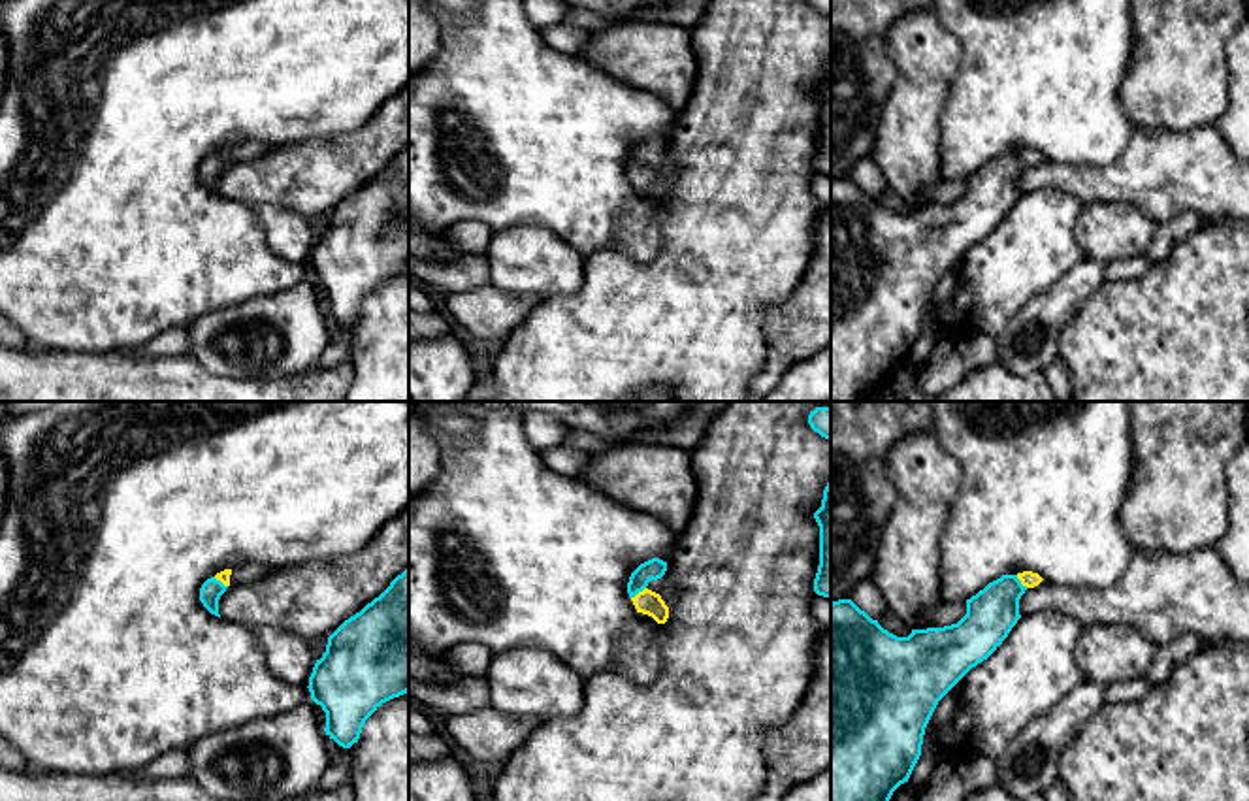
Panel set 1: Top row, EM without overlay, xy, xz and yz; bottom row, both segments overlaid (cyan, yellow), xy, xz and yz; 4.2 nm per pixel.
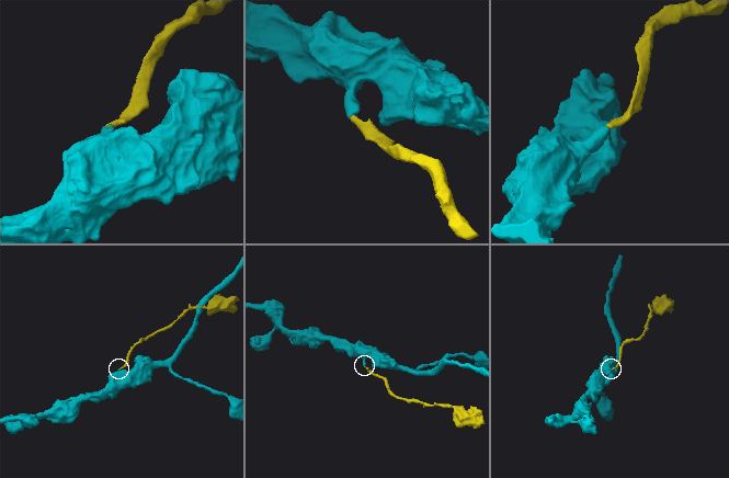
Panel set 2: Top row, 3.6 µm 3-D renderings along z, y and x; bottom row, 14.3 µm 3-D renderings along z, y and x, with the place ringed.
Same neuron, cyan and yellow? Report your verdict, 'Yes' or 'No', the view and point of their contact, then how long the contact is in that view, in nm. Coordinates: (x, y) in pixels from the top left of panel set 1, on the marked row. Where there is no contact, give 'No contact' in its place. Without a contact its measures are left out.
Yes. Touches cyan at xz (637, 592). Shared border 80 nm

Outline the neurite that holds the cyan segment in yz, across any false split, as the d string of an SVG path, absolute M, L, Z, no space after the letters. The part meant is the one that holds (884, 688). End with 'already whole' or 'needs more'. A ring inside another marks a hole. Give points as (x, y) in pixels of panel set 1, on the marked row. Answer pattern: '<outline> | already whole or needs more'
M1032 571L1002 575L966 599L966 614L957 624L912 629L908 637L889 633L852 599L831 603L831 801L889 801L908 782L938 701L1002 645L1021 618L1021 596L1042 580Z | needs more

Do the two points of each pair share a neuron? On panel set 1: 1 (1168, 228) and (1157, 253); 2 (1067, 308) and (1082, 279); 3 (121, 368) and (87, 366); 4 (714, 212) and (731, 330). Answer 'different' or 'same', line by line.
1: same
2: same
3: same
4: same

